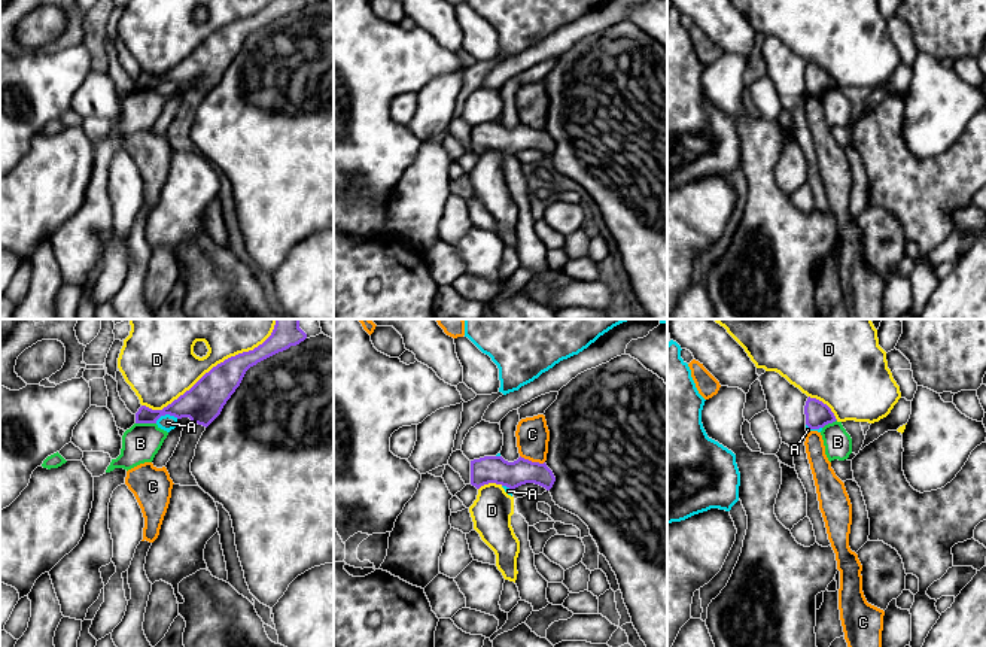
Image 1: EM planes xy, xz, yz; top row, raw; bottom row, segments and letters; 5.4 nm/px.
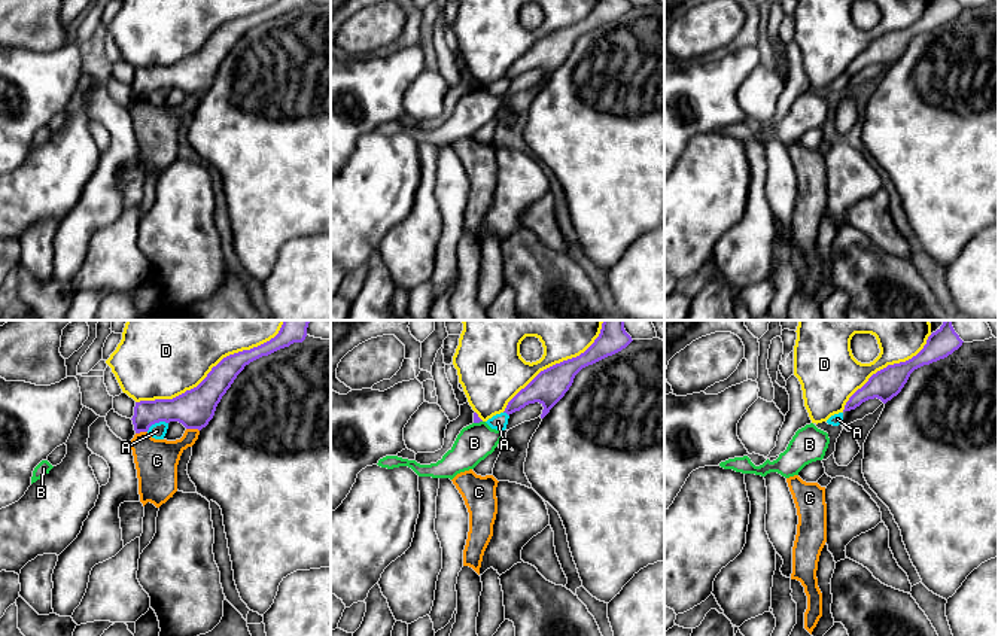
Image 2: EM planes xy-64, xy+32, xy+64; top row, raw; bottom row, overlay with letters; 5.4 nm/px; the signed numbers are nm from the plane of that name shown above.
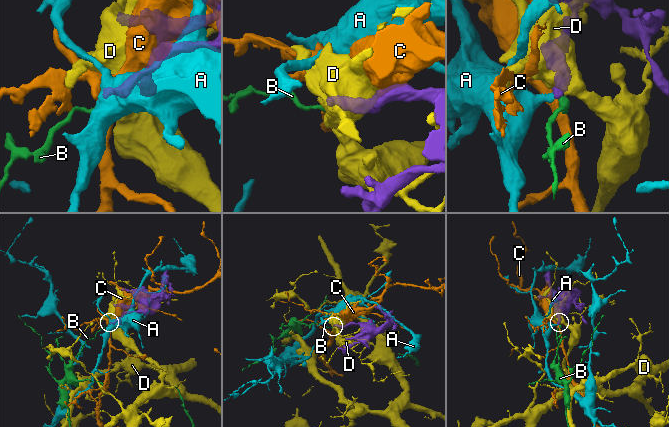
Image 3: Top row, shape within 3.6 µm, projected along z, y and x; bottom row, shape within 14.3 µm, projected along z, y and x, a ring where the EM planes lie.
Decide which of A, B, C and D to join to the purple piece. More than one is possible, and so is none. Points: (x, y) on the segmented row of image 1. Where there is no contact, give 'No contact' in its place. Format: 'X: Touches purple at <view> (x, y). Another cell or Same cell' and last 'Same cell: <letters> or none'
A: Touches purple at xy (166, 413). Another cell
B: Touches purple at xy (146, 422). Another cell
C: Touches purple at xz (530, 461). Another cell
D: Touches purple at xy (213, 367). Another cell
Same cell: none

